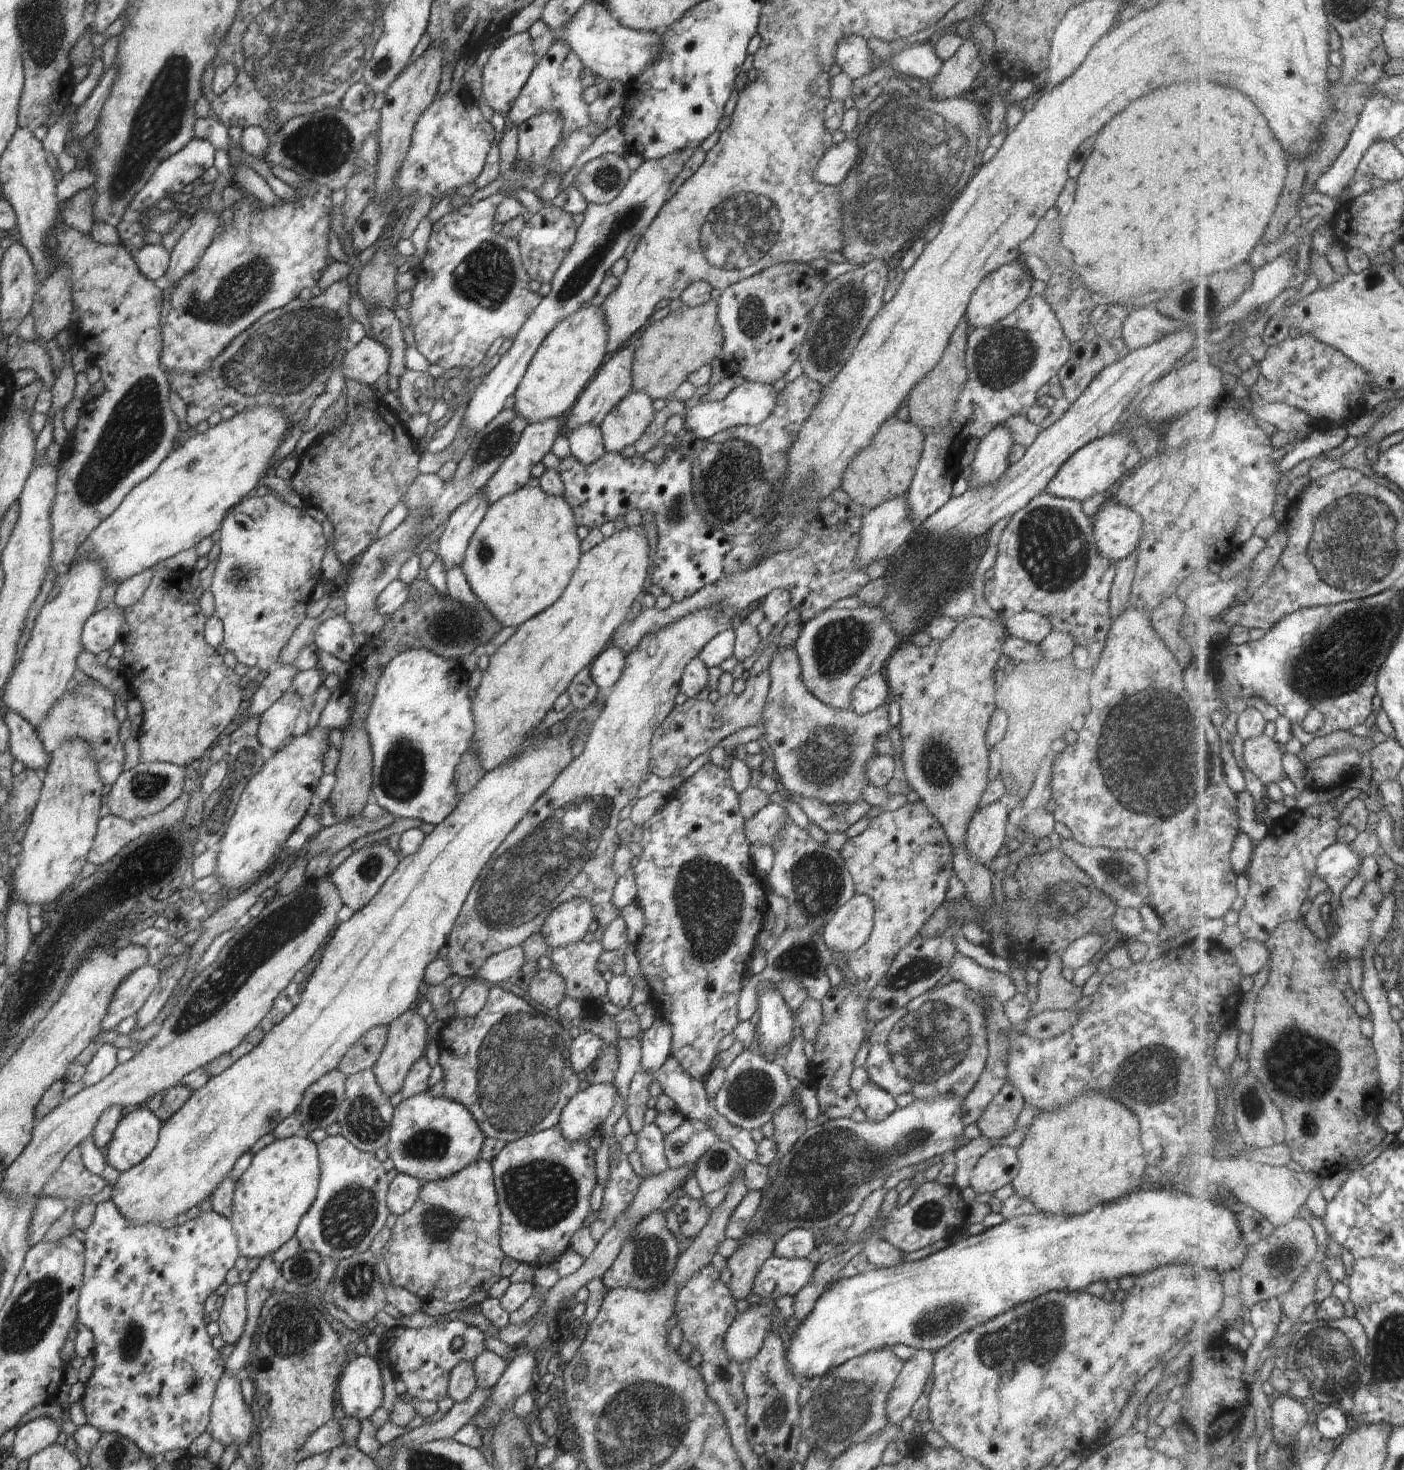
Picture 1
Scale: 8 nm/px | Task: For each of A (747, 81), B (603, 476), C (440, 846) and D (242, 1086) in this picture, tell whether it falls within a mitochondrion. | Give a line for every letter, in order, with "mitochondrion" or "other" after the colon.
A: other
B: other
C: other
D: other

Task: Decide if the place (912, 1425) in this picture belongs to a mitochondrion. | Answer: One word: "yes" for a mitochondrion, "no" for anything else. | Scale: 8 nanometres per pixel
no

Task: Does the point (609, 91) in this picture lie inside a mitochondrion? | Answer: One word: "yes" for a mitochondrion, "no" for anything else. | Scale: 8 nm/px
no

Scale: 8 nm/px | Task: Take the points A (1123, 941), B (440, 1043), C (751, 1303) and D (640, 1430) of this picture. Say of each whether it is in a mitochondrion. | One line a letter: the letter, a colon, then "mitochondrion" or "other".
A: other
B: other
C: other
D: mitochondrion

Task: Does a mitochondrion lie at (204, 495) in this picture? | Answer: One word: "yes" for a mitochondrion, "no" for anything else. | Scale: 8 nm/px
no

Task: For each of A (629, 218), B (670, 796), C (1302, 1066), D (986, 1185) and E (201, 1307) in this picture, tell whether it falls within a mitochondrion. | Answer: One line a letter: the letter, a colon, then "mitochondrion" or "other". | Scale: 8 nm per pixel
A: mitochondrion
B: other
C: mitochondrion
D: other
E: other

